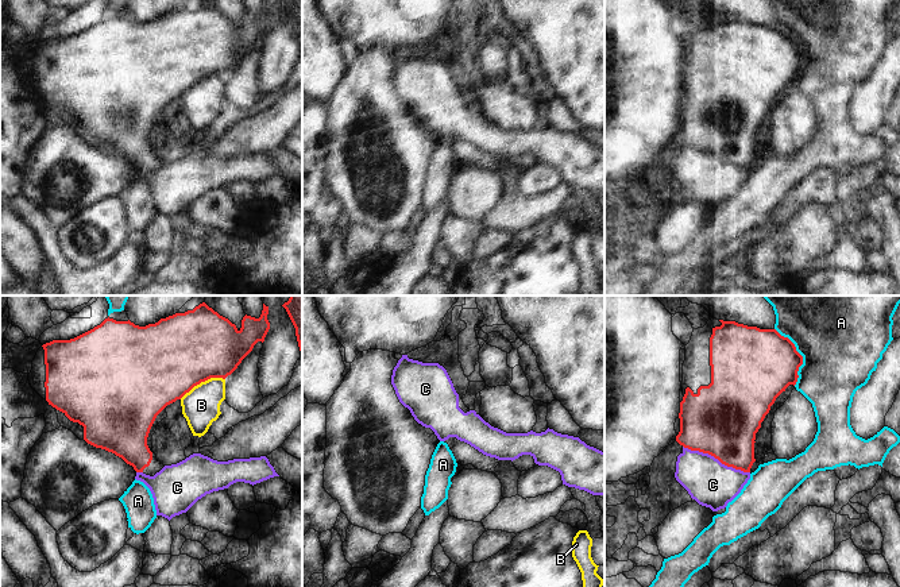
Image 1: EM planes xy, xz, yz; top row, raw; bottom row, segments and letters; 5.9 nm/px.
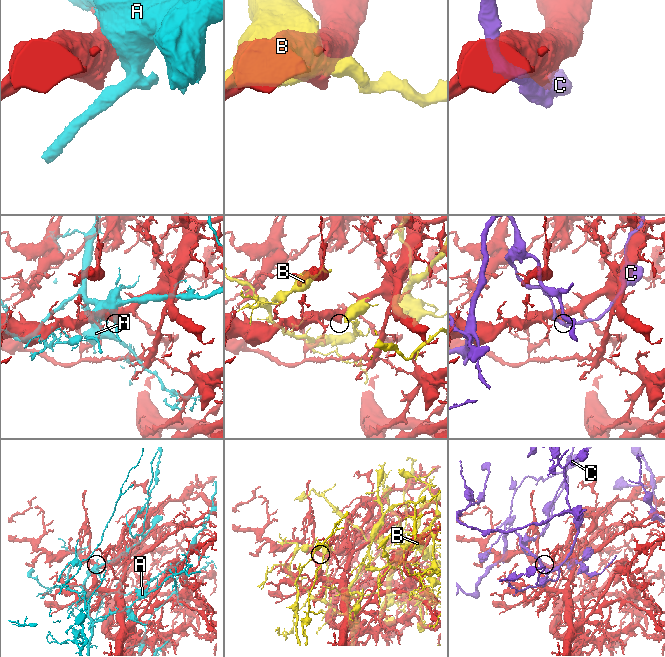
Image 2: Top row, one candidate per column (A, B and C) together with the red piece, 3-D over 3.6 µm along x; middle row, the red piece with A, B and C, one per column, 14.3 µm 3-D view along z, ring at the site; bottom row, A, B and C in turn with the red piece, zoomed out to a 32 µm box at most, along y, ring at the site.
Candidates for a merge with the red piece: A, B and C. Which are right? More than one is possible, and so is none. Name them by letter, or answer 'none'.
none

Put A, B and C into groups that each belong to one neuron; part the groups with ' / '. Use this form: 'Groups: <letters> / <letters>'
Groups: A / B / C

